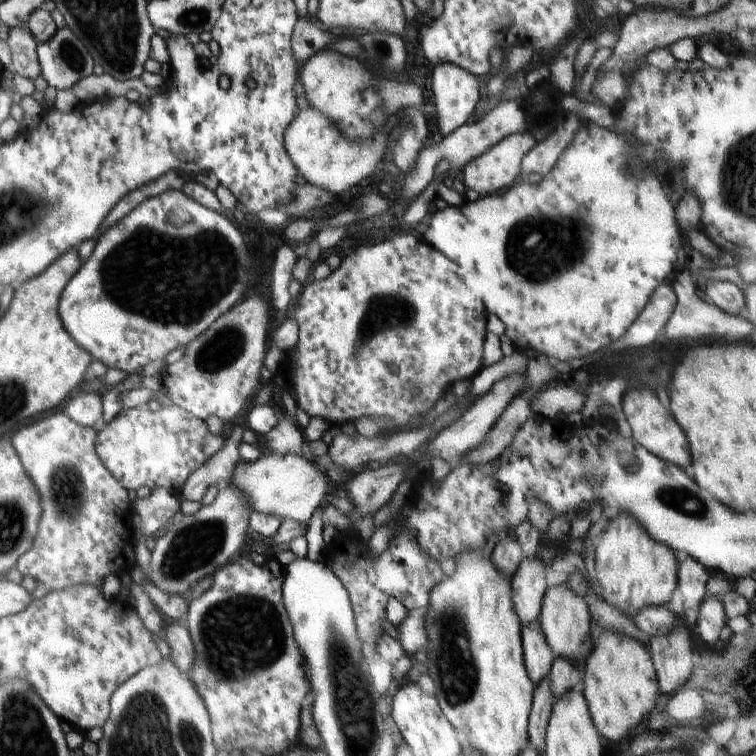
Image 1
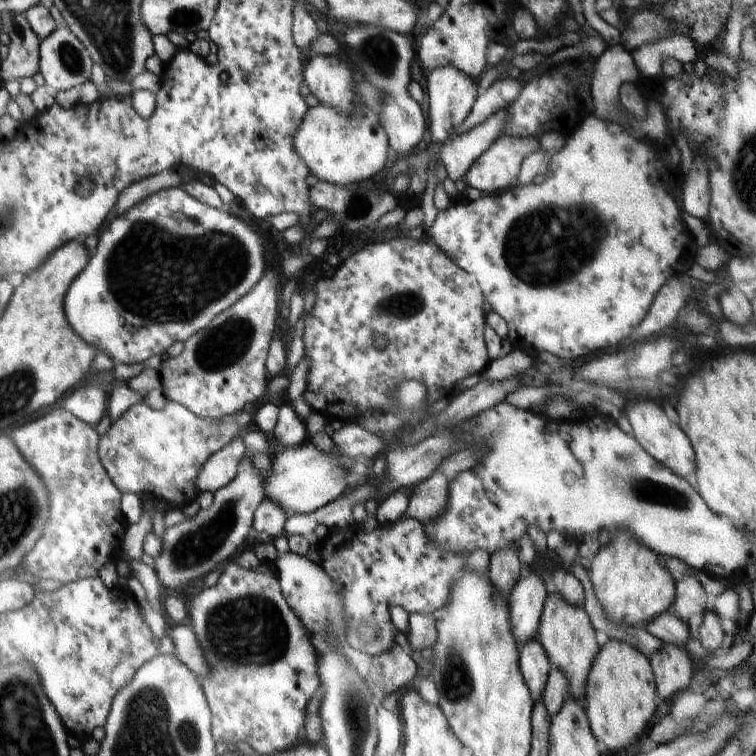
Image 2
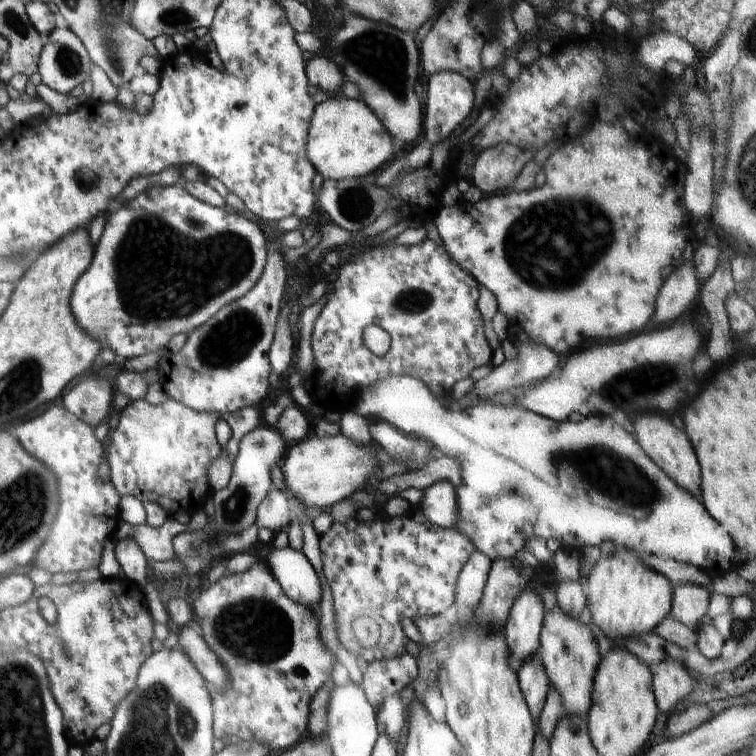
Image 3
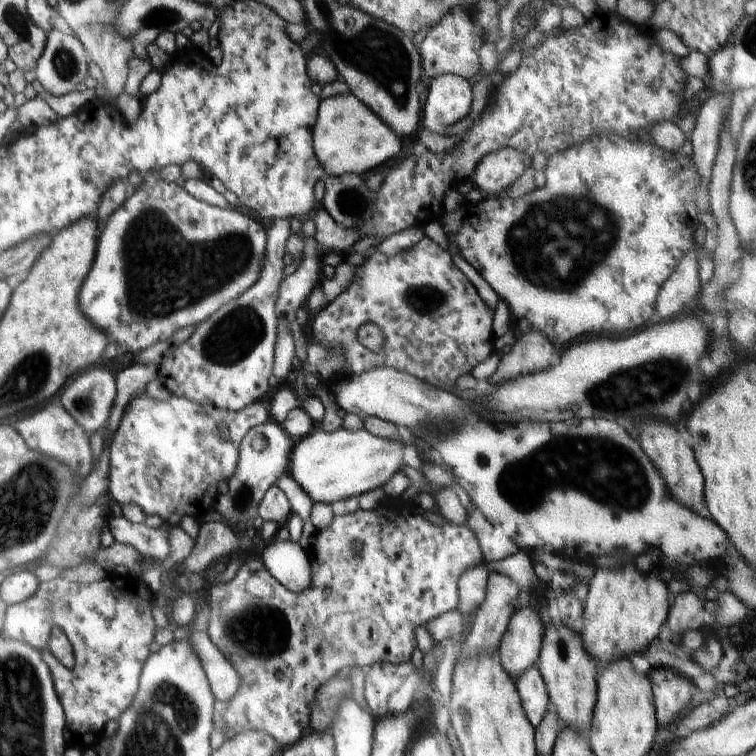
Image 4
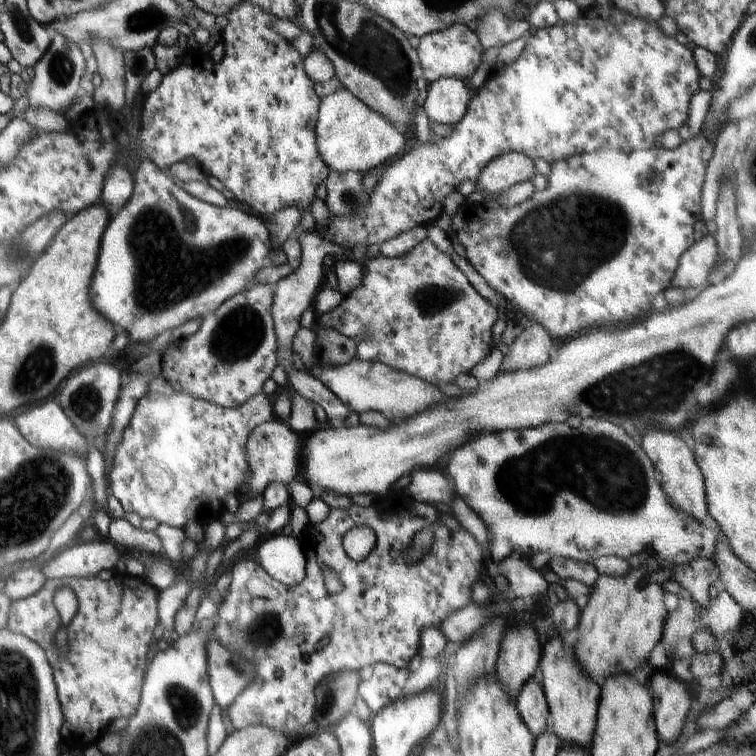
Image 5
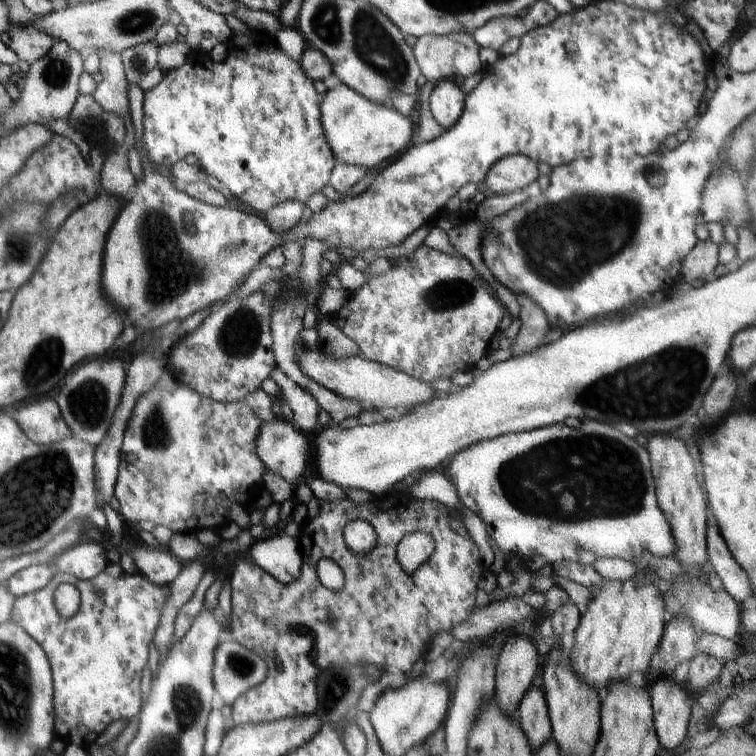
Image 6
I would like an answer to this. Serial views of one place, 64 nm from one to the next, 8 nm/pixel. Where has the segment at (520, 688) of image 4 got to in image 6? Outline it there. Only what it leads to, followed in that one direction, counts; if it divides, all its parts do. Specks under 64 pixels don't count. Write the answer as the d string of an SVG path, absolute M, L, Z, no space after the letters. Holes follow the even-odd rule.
M534 685L526 691L518 703L515 718L533 750L544 744L544 741L552 740L547 702L543 690L538 686Z

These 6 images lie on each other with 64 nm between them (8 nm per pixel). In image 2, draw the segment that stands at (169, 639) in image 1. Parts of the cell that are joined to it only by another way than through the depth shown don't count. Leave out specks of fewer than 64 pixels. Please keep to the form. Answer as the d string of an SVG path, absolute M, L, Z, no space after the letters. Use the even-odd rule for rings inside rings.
M187 620L177 622L170 630L170 638L174 642L174 652L180 662L190 669L198 678L209 675L201 645L198 644L191 624Z

